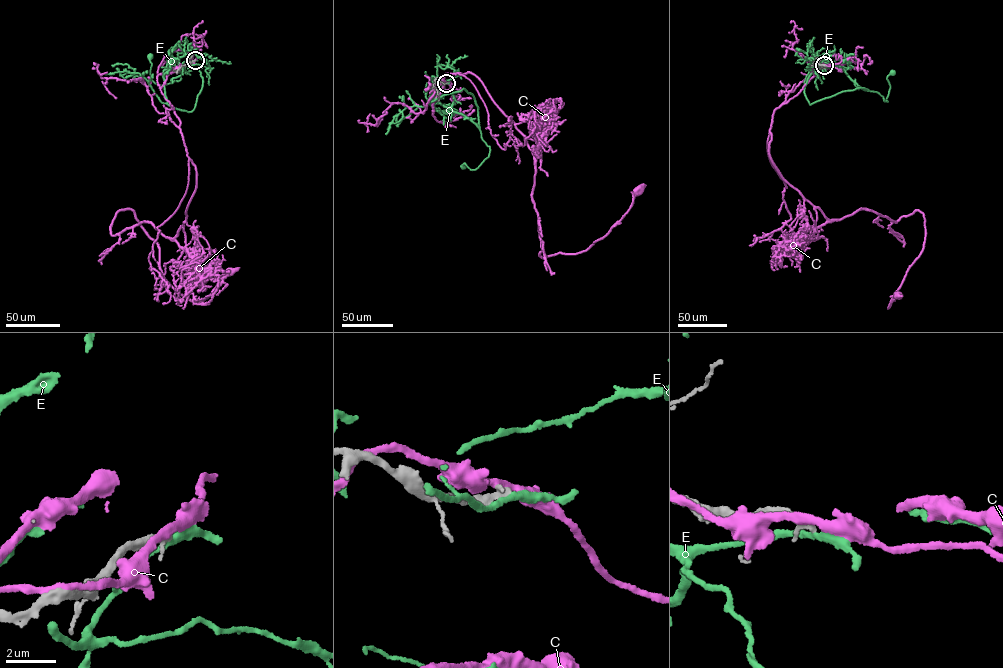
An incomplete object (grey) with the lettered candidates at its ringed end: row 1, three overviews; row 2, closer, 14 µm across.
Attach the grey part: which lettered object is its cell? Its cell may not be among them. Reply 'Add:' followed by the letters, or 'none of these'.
Add: none of these

